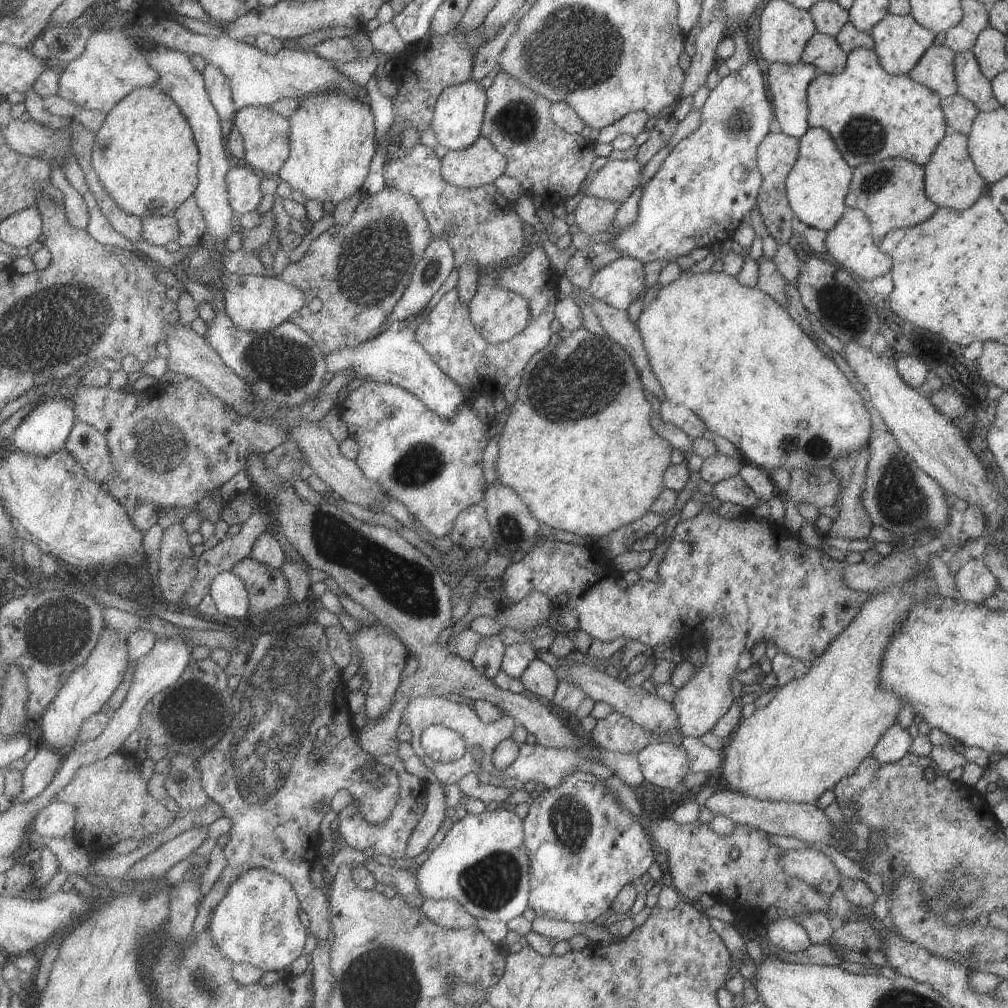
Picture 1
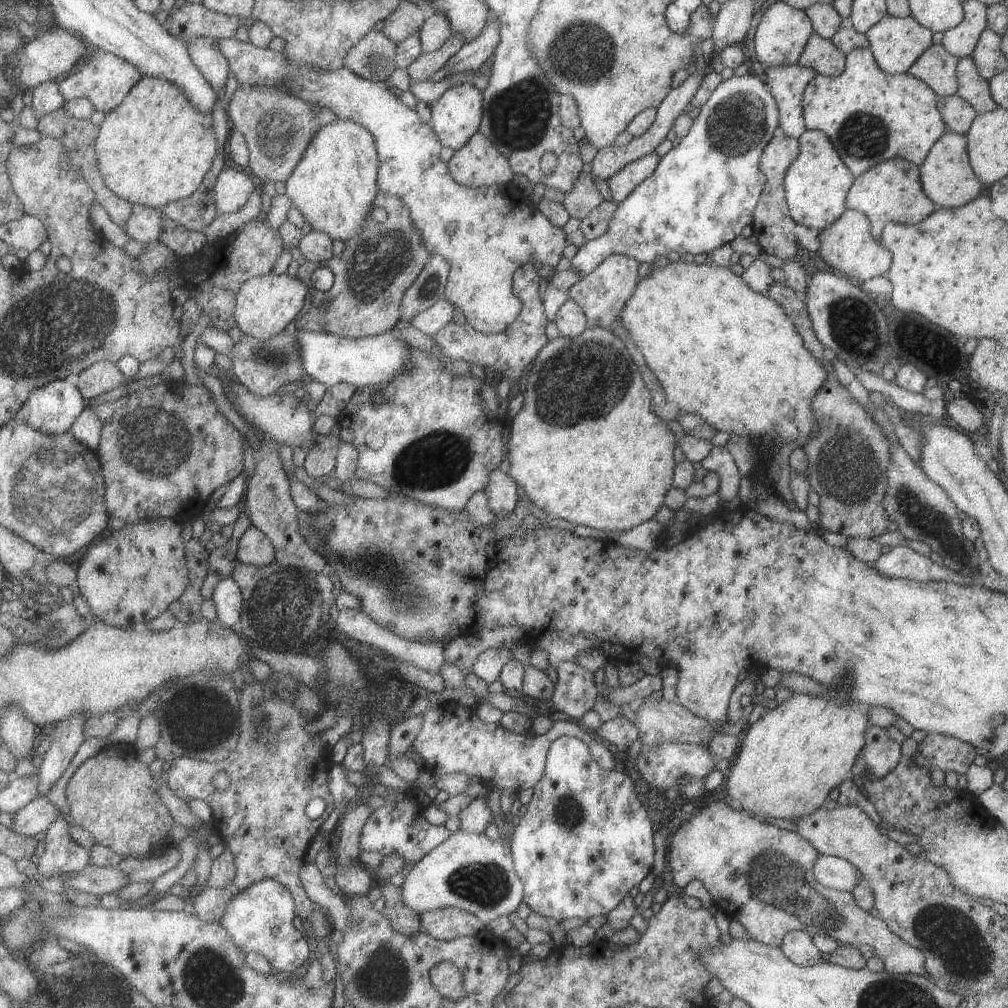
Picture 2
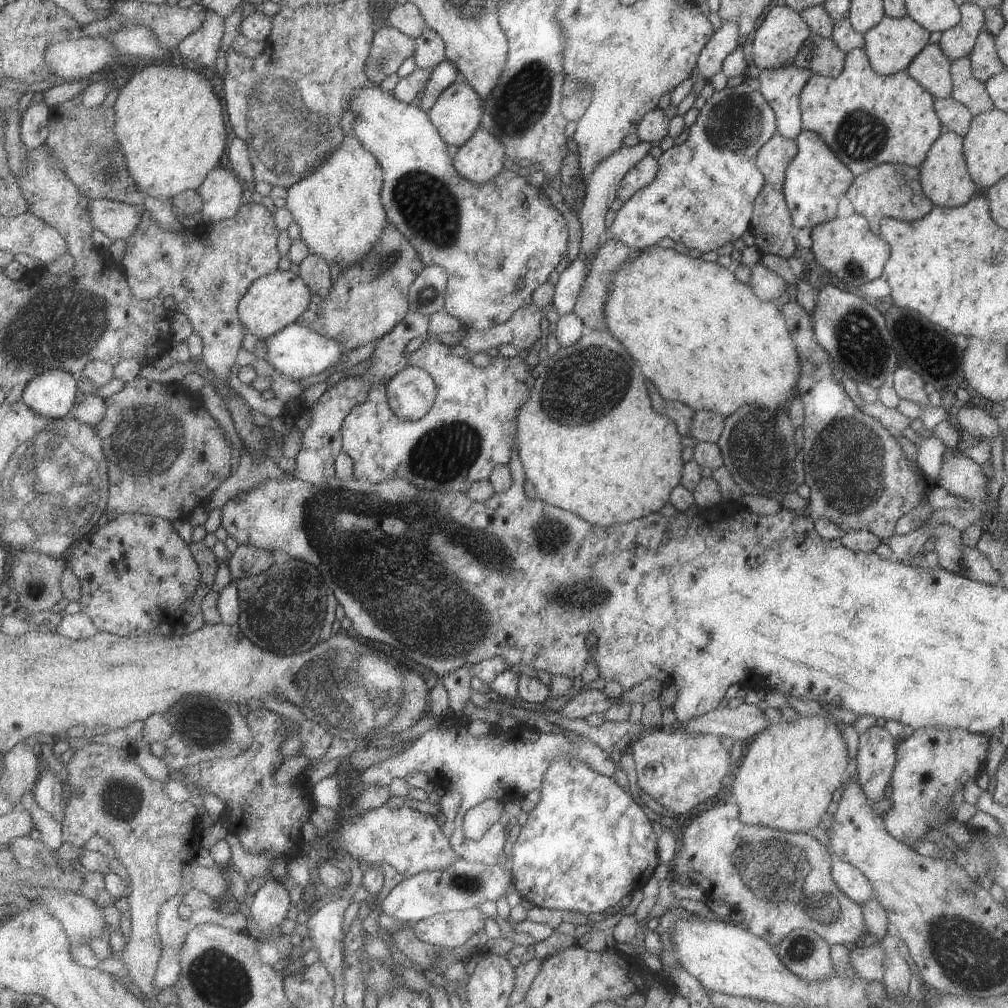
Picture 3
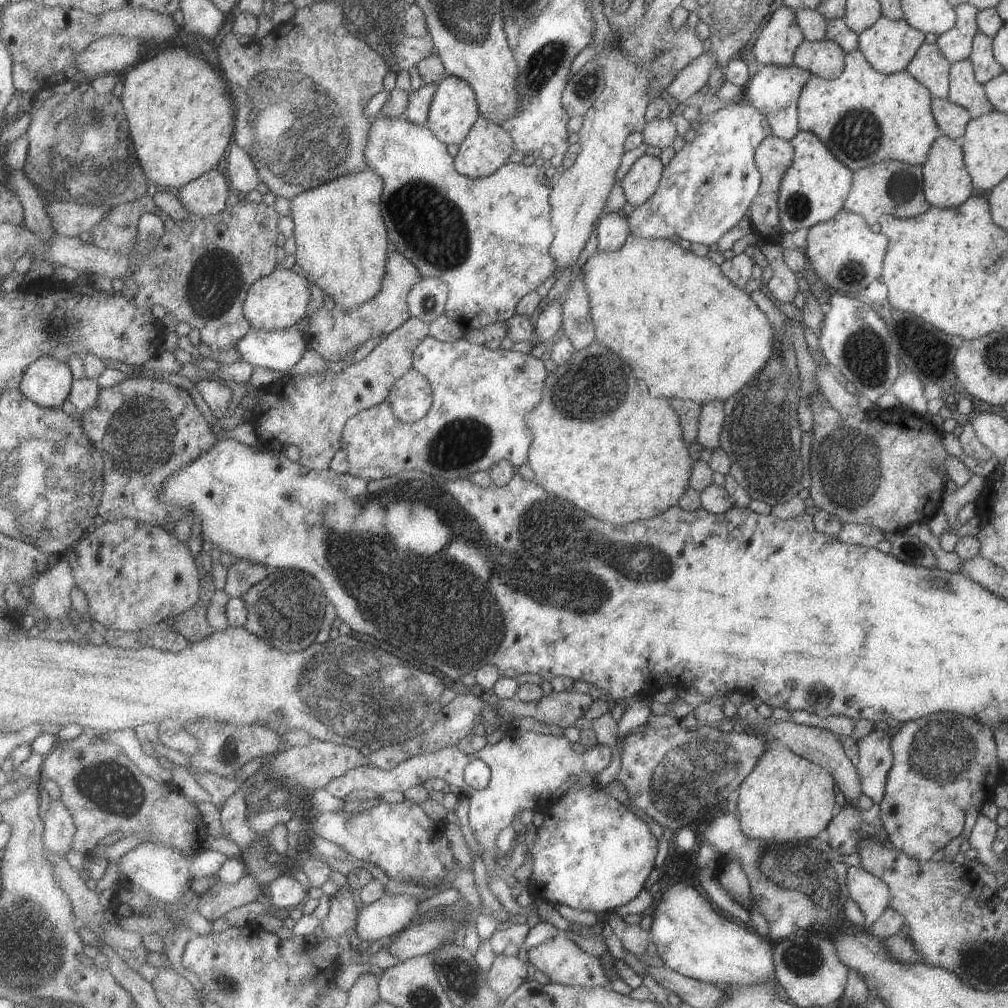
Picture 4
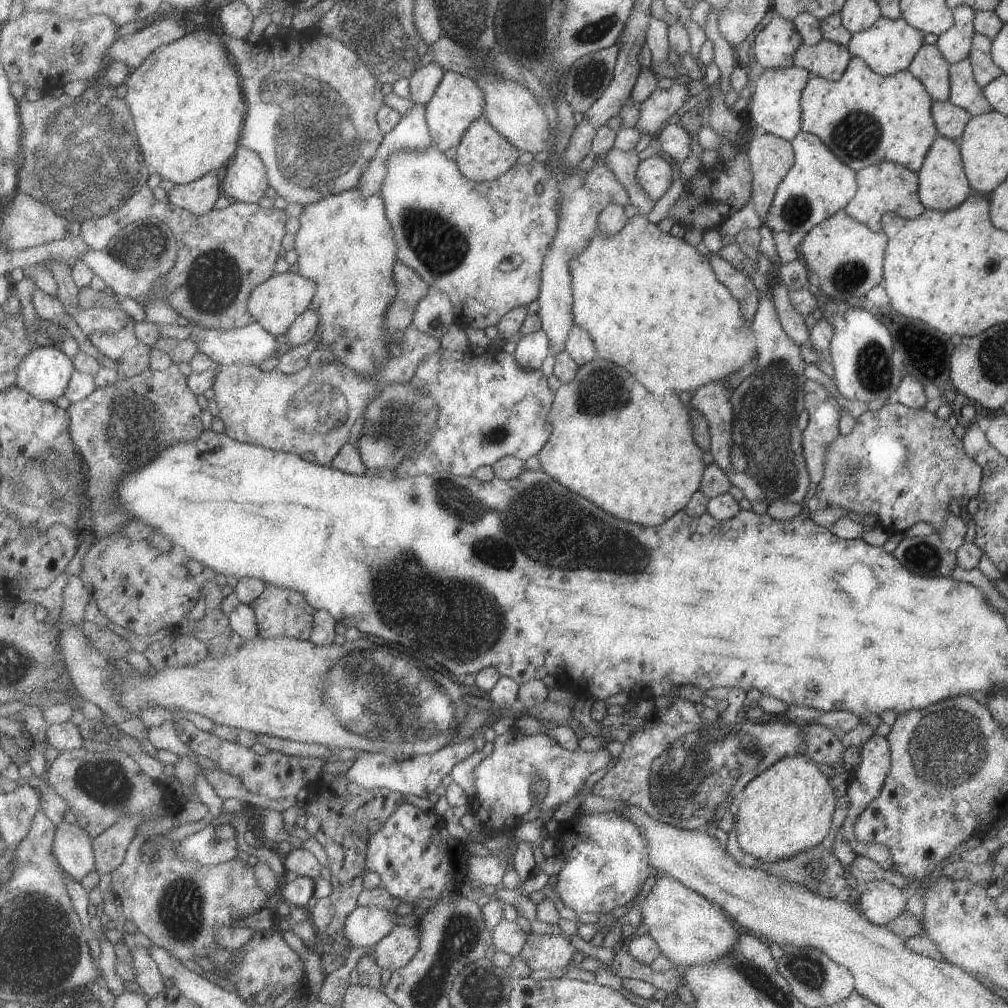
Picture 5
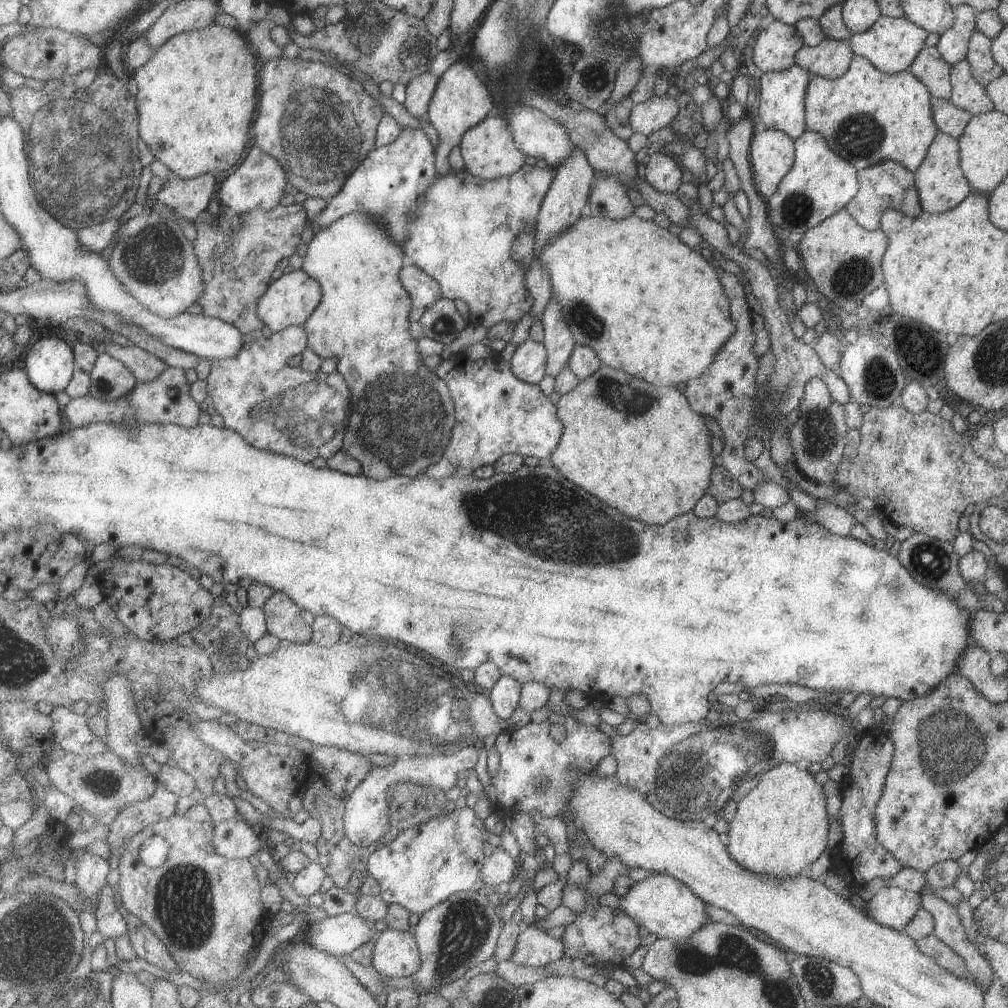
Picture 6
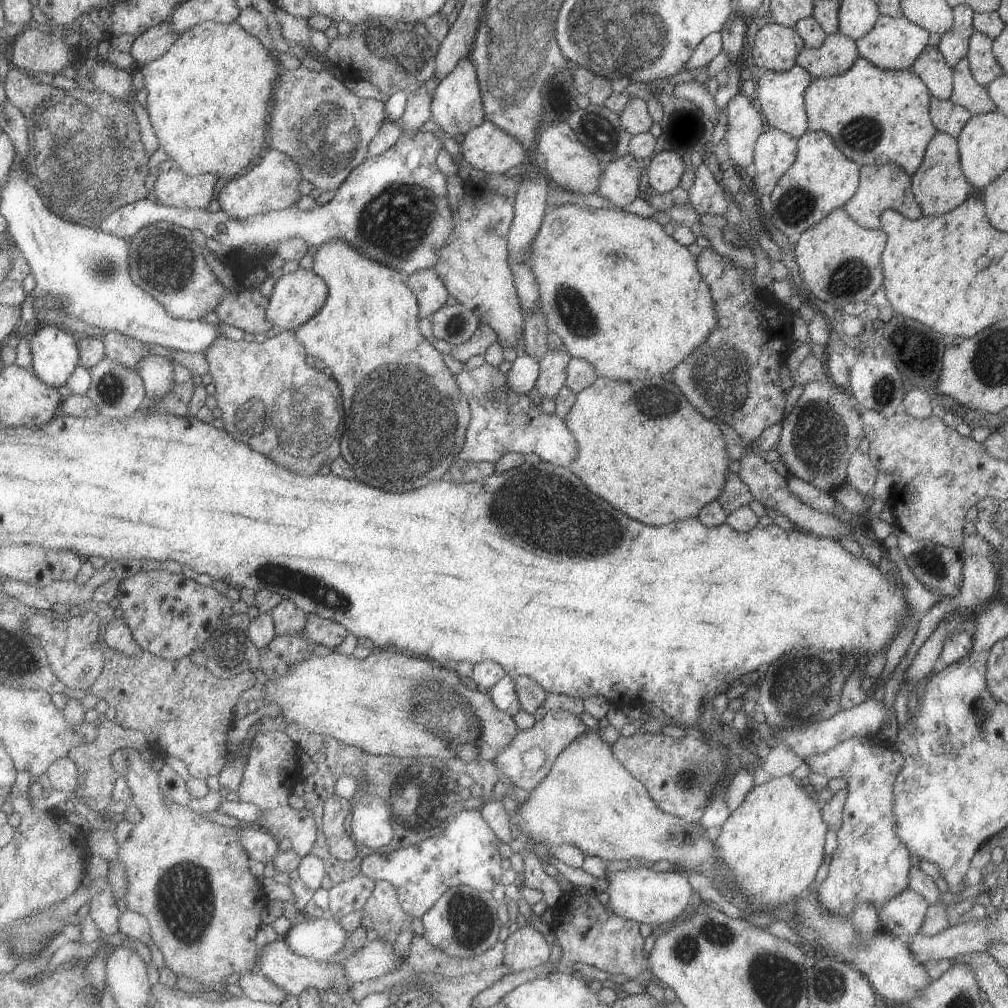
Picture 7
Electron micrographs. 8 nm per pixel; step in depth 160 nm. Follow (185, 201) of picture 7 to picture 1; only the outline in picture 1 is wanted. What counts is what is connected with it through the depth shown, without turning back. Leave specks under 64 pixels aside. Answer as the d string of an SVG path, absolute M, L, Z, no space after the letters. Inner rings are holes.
M249 165L233 166L227 173L226 183L234 211L244 215L259 208L263 200L262 176Z

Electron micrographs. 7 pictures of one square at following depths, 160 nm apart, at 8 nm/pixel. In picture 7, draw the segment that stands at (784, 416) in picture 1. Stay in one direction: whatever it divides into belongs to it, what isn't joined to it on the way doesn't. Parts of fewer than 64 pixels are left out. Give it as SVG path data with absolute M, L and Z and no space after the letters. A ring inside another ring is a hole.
M563 204L561 206L547 206L543 222L531 242L529 254L527 254L527 266L531 268L535 282L537 282L538 294L540 295L540 308L545 316L545 323L548 332L553 332L565 345L565 349L572 358L587 360L595 370L596 377L604 377L610 380L625 380L630 378L651 378L651 376L661 376L665 372L671 372L671 368L693 350L693 346L701 346L705 338L717 330L717 318L715 318L715 308L710 296L709 288L701 278L697 270L697 258L691 255L685 246L676 242L671 236L667 236L660 226L652 218L639 218L635 214L623 212L613 208L596 209L590 207L578 207L573 204Z

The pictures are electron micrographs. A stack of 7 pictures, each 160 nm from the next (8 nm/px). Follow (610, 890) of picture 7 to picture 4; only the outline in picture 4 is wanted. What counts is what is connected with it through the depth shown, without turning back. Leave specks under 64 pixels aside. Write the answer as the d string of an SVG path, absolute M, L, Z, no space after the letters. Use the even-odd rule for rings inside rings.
M677 882L666 888L659 902L649 909L652 922L648 931L649 940L655 945L657 955L667 968L686 977L694 978L715 986L750 985L774 978L772 961L773 942L758 935L751 927L741 926L717 914L711 903L703 898L693 886Z

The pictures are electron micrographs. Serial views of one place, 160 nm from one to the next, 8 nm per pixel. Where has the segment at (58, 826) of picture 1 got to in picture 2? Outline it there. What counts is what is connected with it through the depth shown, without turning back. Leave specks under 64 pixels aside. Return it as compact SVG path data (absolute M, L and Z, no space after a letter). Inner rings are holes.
M47 797L34 798L14 814L12 830L26 837L40 836L56 821L58 814L58 808Z

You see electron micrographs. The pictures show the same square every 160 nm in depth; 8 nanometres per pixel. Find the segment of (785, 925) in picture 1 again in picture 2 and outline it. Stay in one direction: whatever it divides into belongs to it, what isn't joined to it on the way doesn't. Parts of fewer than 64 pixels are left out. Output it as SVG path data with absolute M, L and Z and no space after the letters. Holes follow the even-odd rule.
M789 931L779 946L781 952L797 966L809 967L822 962L822 953L806 932Z

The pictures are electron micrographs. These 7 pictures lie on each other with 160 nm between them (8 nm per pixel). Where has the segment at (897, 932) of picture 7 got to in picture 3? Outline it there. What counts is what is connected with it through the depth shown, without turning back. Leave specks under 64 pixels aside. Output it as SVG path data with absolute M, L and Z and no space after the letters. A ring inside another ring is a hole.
M833 859L830 875L835 884L858 905L864 905L871 897L874 897L869 880L859 869L849 863Z

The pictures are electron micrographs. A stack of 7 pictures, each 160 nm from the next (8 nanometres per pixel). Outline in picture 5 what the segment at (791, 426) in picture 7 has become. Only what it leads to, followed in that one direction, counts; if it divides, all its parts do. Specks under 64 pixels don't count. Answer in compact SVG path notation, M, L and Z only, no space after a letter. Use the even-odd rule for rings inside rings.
M805 379L802 392L804 393L803 407L808 412L807 426L800 432L802 455L810 482L817 484L823 478L823 465L828 446L840 434L838 422L842 408L823 385L815 380Z

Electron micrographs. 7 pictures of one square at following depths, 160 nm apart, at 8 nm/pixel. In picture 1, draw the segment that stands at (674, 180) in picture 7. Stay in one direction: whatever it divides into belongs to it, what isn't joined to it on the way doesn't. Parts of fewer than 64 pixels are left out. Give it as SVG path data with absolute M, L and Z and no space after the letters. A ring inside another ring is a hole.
M635 158L608 159L598 172L588 176L589 186L583 191L581 188L580 193L595 199L607 199L620 205L639 184L645 166Z

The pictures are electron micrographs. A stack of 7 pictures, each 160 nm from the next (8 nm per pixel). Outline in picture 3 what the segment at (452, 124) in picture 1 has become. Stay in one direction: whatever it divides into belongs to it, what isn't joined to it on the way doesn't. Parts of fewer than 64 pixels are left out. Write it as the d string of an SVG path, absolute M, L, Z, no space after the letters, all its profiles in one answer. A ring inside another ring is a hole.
M458 79L449 83L428 113L445 142L459 148L480 125L481 105L482 100L479 100L476 91L464 80Z

